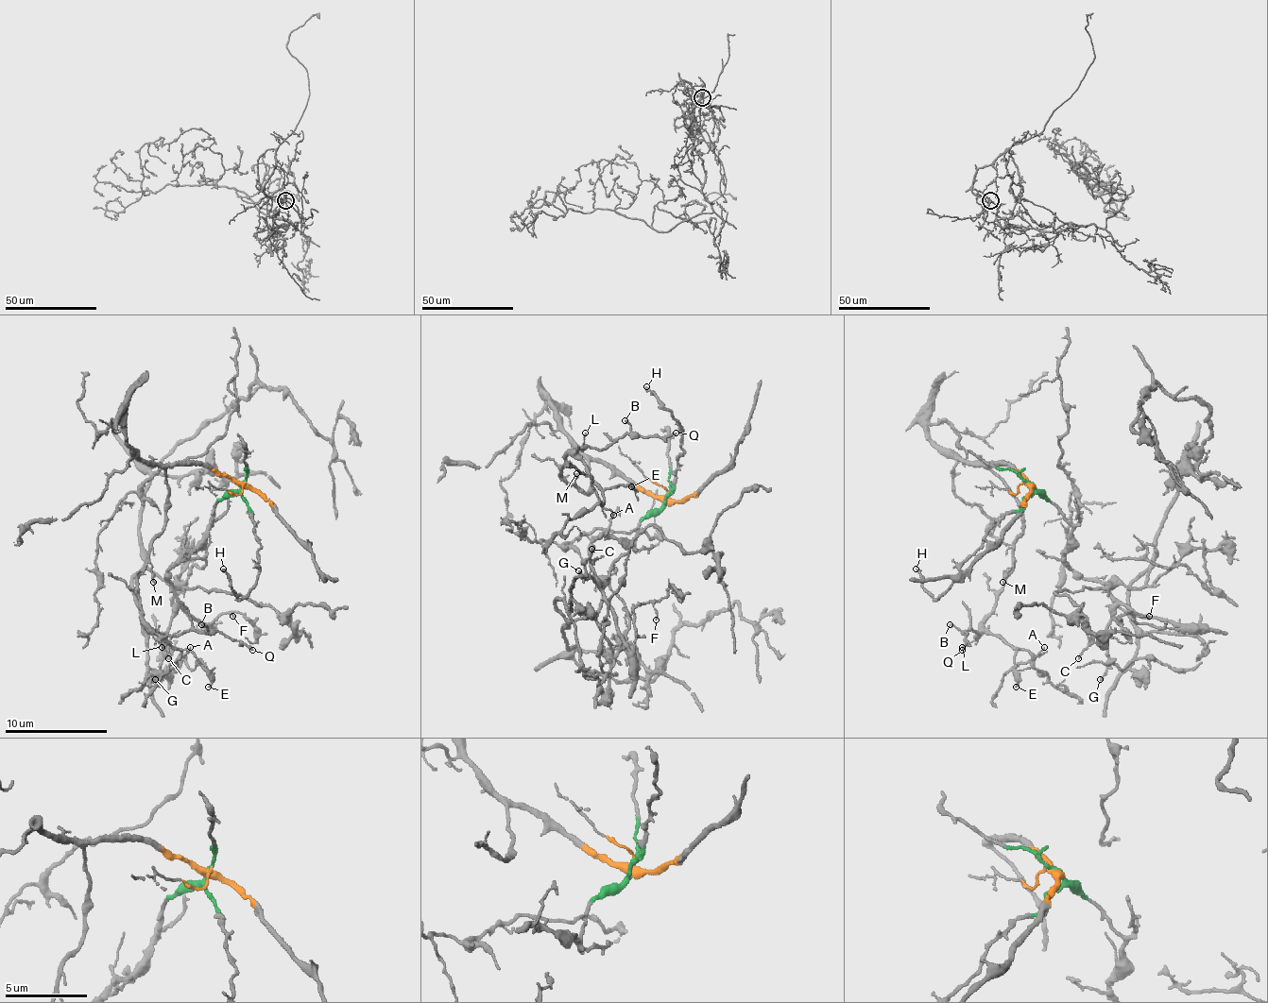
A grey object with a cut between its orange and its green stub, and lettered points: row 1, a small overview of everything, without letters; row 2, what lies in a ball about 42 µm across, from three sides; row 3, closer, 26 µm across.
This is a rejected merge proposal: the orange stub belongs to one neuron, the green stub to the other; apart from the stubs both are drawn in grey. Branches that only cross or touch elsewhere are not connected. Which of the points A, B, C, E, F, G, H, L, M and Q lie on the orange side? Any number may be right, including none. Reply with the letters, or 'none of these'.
A, B, E, L, M, Q

